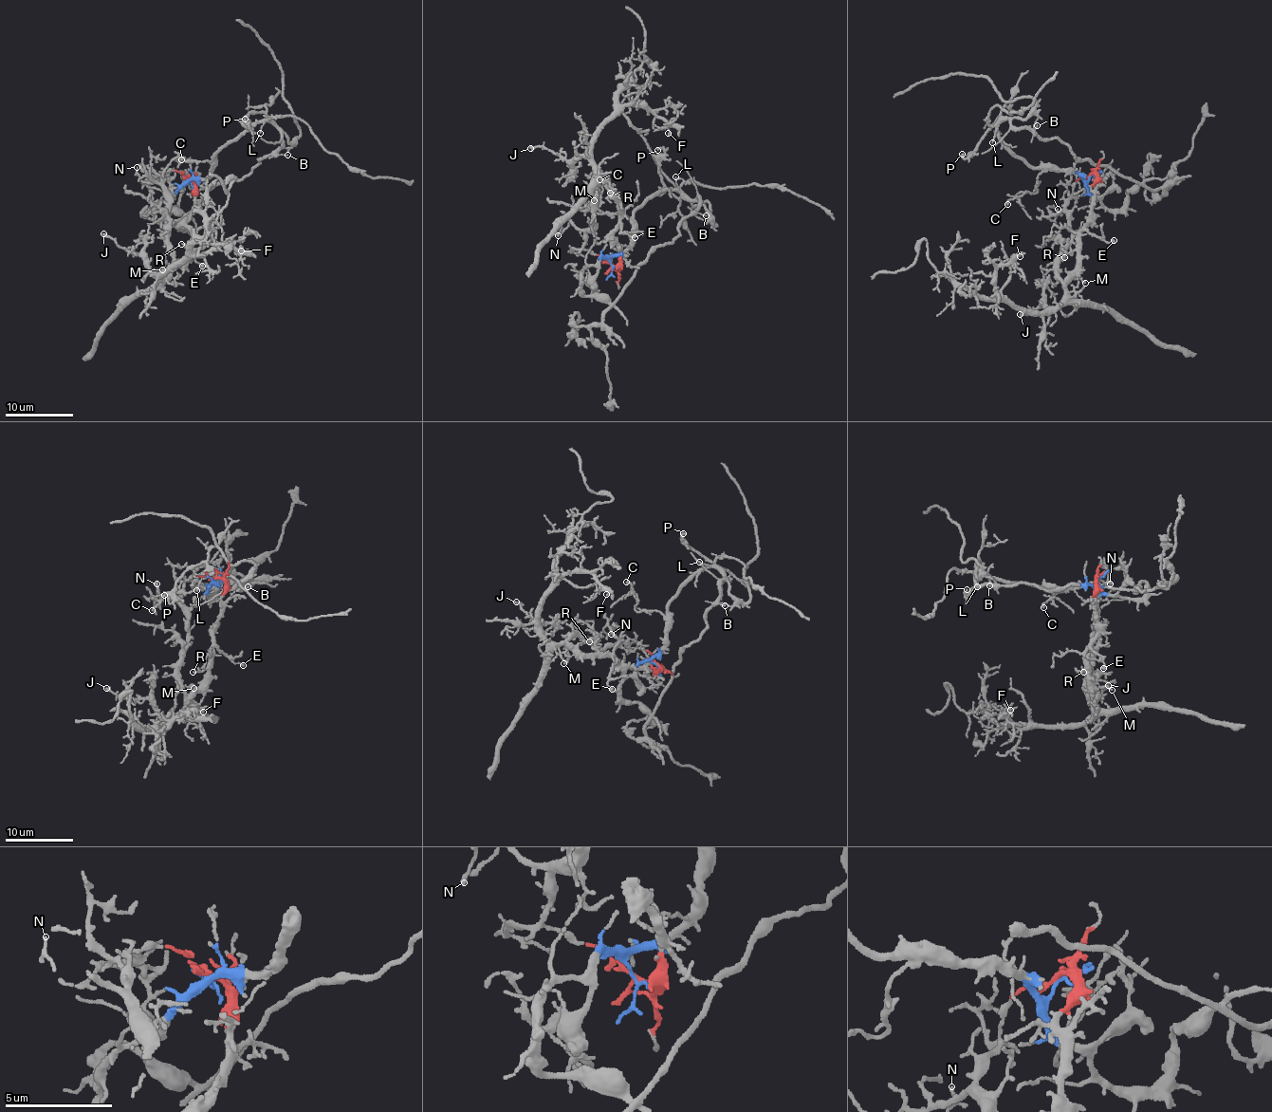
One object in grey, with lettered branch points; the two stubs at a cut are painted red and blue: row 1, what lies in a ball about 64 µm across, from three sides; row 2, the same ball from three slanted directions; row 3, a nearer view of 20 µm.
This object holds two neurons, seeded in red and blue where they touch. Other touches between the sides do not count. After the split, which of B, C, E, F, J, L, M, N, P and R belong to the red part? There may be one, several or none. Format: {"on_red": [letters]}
{"on_red": ["E", "F", "J", "M", "N", "R"]}

